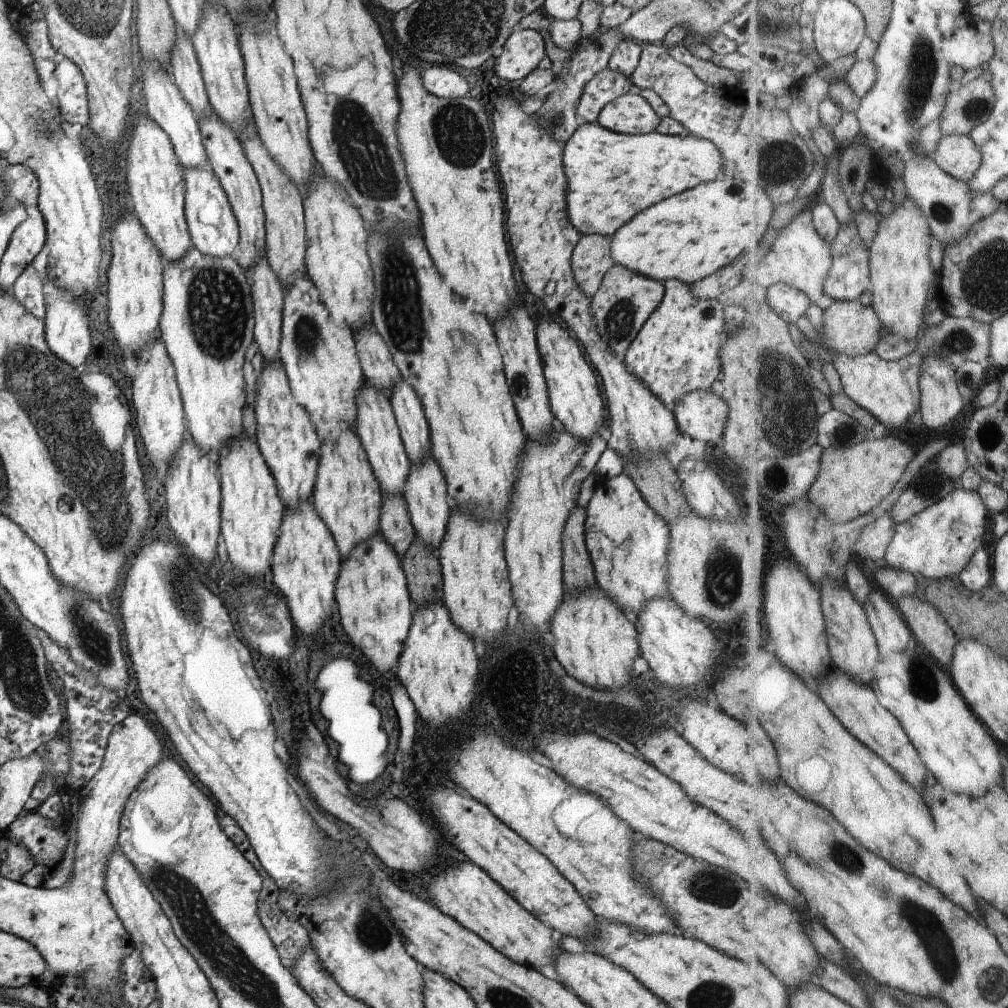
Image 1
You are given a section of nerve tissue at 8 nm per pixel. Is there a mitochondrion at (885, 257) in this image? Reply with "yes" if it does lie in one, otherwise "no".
no

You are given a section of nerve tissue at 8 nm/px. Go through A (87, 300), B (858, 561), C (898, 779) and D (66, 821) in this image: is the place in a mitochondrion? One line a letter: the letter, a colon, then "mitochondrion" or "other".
A: other
B: other
C: other
D: other

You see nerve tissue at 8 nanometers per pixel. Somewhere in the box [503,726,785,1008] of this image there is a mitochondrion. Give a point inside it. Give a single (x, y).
(711, 887)

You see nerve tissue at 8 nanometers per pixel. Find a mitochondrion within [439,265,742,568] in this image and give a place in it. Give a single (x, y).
(619, 319)

